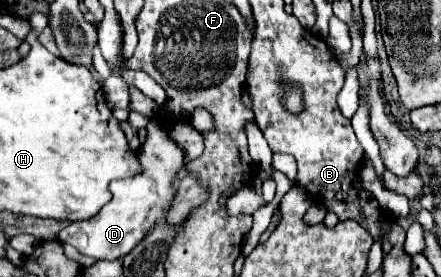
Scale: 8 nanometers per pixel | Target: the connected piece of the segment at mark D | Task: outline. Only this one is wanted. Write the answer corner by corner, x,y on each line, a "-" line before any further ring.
152,119
148,123
148,139
146,143
138,149
140,153
140,163
142,163
142,173
136,177
128,179
118,179
110,183
112,191
112,201
100,209
98,215
94,215
88,221
80,223
70,223
66,229
58,233
58,241
70,243
76,247
82,255
88,255
96,261
112,261
128,255
132,247
136,247
148,231
166,217
168,207
174,199
176,183
178,183
178,171
182,169
184,161
184,151
168,137
168,131
162,127
158,119

